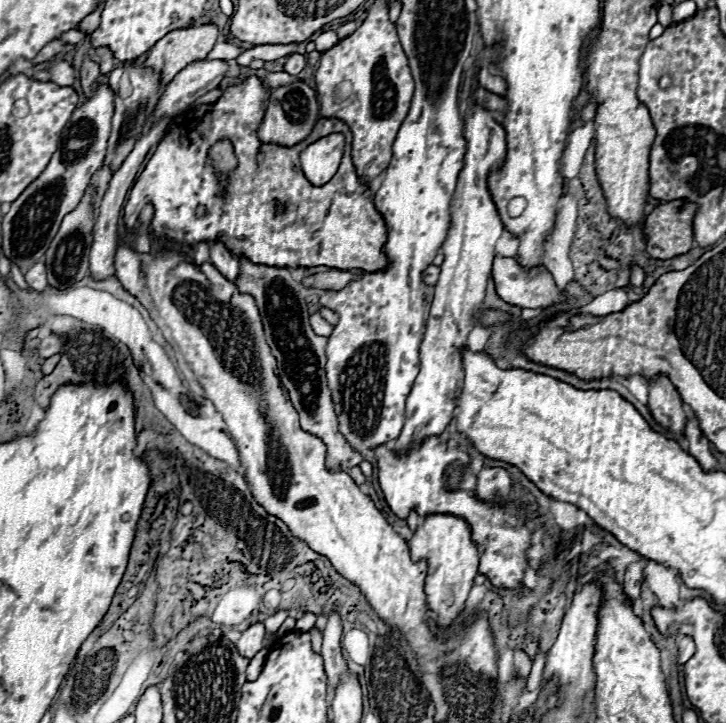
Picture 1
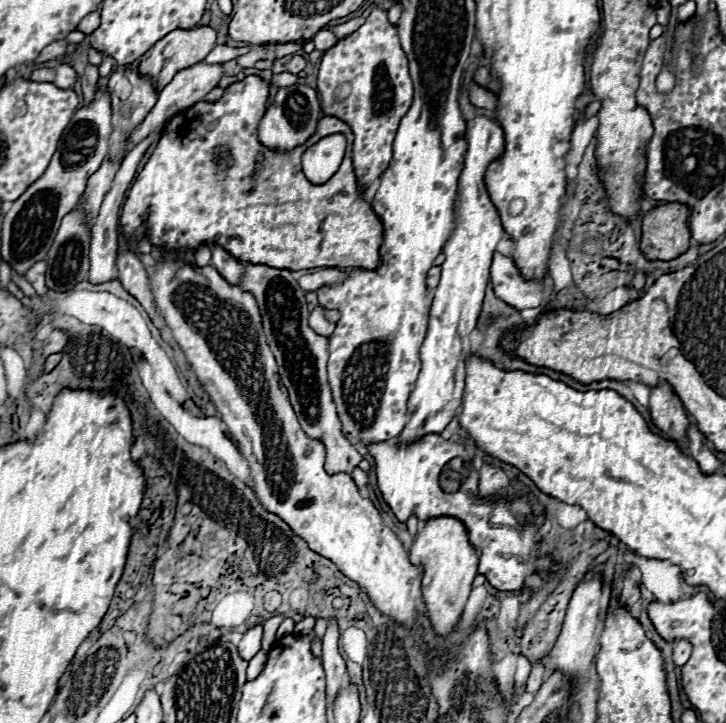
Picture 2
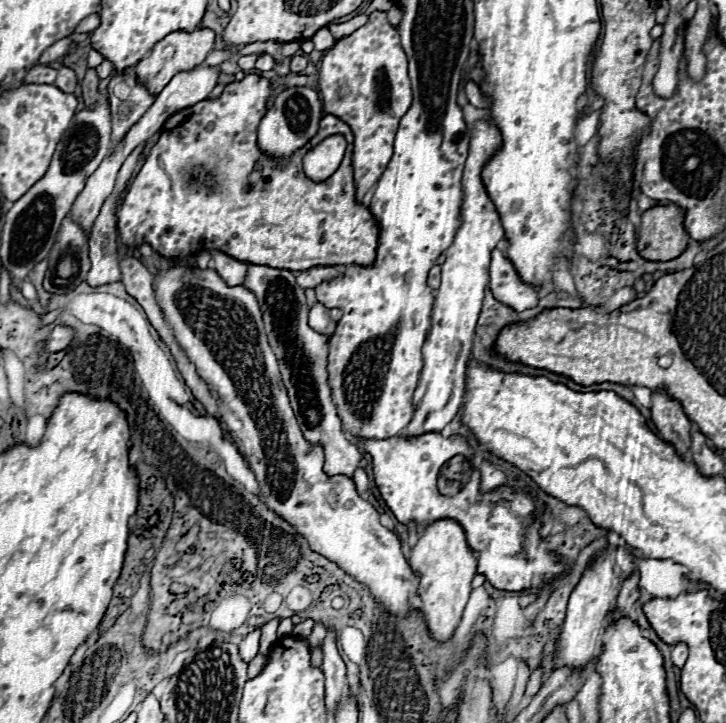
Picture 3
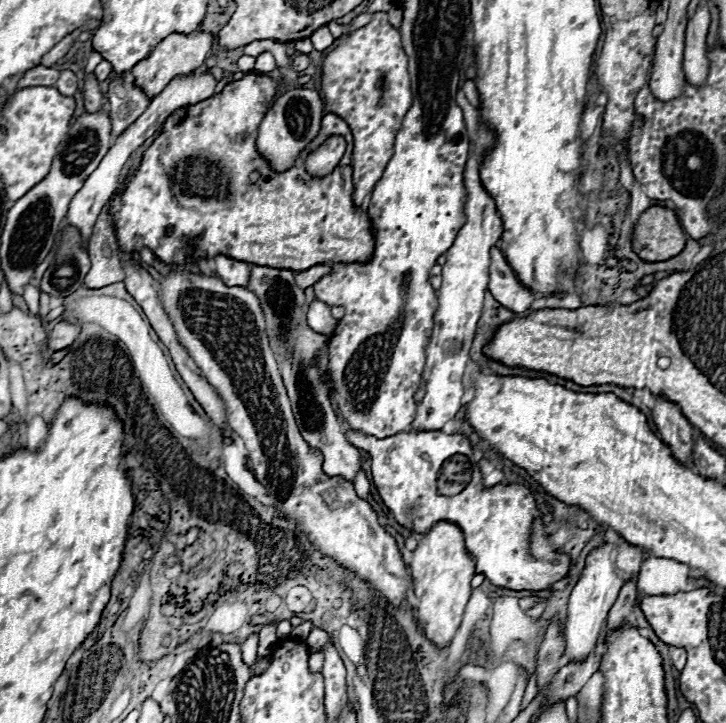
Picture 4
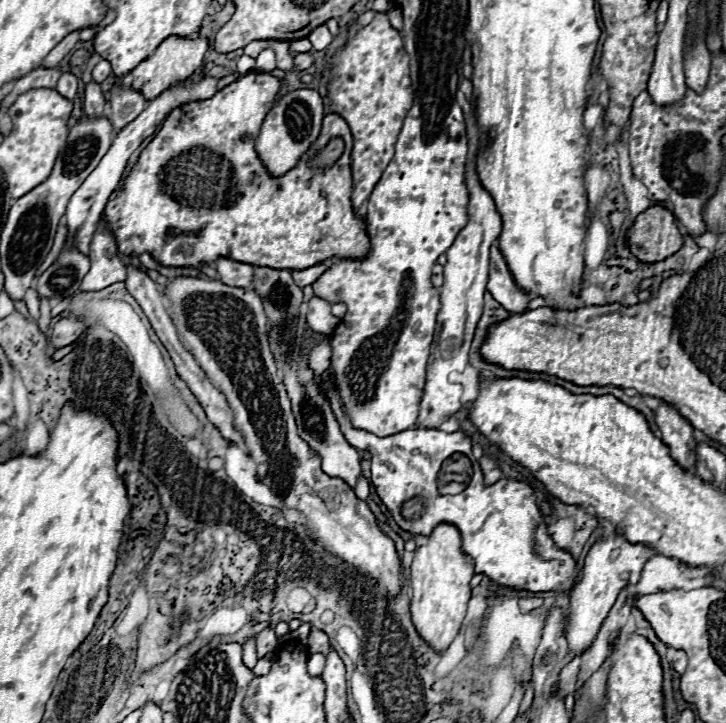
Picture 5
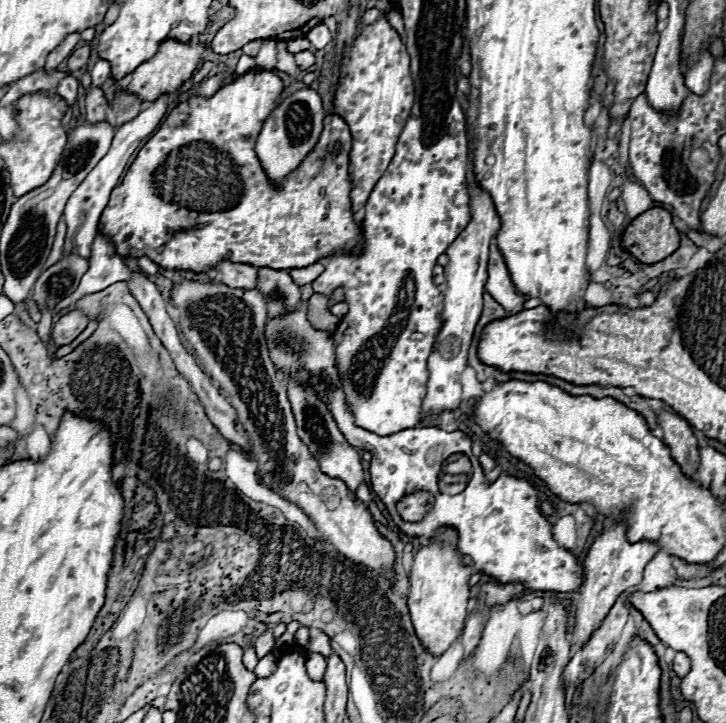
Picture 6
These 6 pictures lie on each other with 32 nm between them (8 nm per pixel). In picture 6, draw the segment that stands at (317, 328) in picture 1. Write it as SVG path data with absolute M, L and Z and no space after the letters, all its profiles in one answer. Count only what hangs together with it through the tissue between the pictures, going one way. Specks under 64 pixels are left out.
M312 294L312 298L310 298L310 320L312 320L312 324L316 324L316 328L326 328L326 330L334 330L336 324L340 322L336 316L332 316L326 310L326 296L324 294Z

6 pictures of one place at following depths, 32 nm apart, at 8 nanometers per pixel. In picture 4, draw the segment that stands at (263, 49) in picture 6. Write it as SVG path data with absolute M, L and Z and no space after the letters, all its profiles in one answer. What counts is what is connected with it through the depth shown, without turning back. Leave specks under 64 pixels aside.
M262 52L258 58L256 58L256 70L258 72L270 72L274 70L276 64L274 64L274 56L270 52Z

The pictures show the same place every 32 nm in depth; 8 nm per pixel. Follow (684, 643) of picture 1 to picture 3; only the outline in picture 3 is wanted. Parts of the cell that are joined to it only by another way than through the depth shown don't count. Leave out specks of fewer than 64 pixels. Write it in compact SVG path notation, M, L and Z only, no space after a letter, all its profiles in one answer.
M686 644L672 646L672 662L674 662L674 666L682 668L684 662L686 662L686 658L688 658L688 646Z

